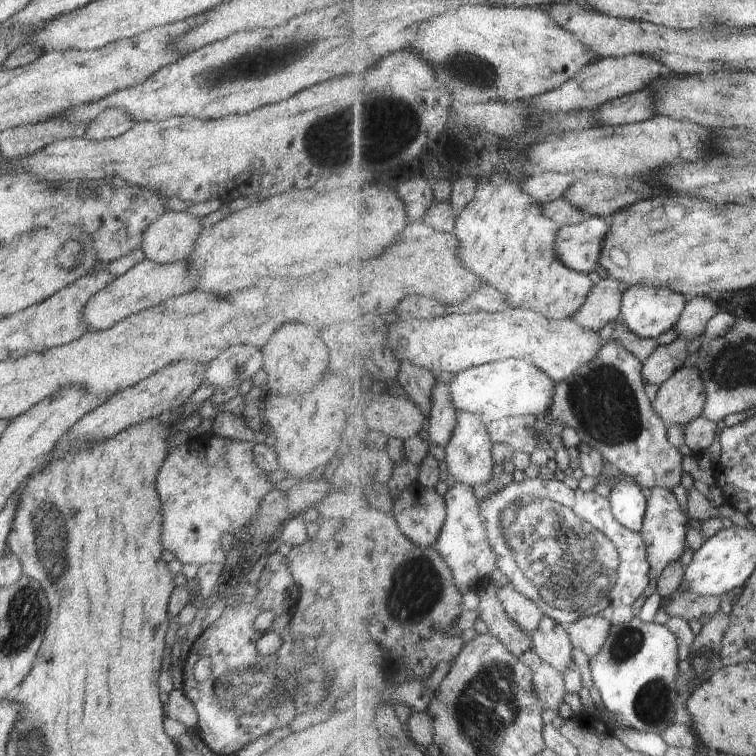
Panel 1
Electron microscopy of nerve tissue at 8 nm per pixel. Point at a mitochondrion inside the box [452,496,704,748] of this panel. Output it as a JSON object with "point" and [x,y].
{"point":[653,705]}

